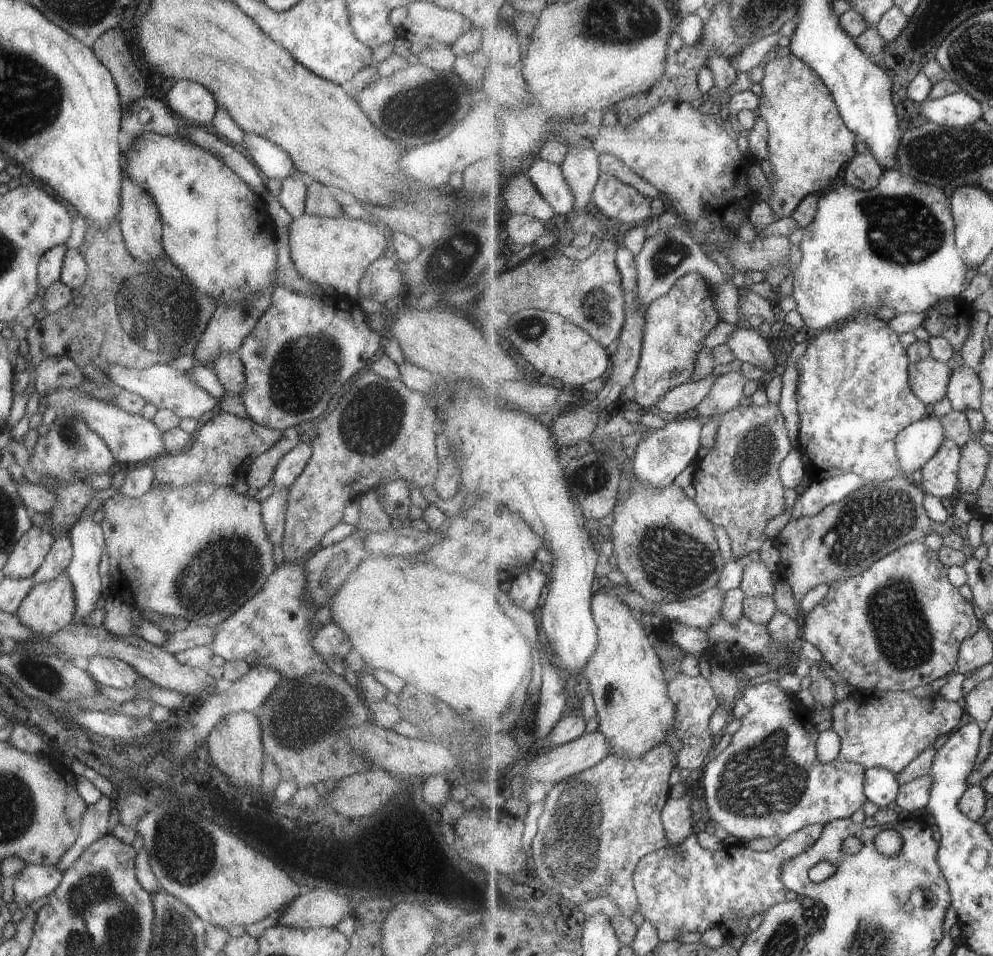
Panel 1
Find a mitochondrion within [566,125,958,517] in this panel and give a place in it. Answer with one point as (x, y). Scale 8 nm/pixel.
(905, 229)

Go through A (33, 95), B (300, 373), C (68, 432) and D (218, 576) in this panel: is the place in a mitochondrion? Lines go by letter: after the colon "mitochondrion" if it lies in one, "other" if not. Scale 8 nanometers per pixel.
A: mitochondrion
B: mitochondrion
C: mitochondrion
D: mitochondrion

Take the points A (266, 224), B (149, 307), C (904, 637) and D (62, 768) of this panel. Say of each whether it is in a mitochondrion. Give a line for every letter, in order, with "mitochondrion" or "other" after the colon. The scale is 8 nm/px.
A: other
B: mitochondrion
C: mitochondrion
D: other

